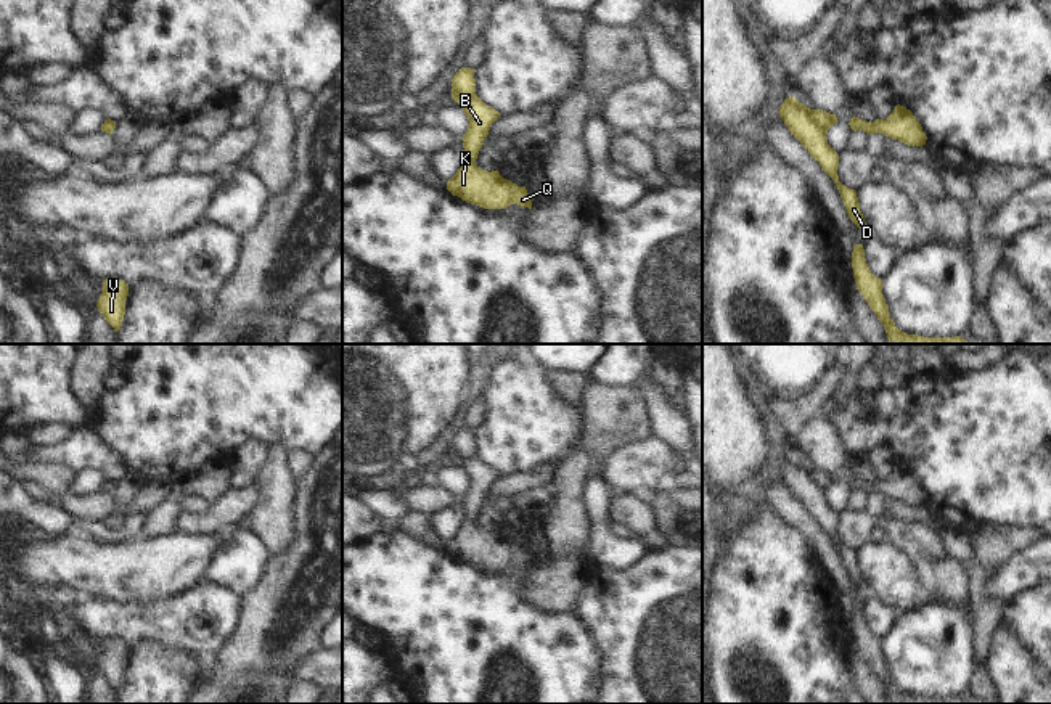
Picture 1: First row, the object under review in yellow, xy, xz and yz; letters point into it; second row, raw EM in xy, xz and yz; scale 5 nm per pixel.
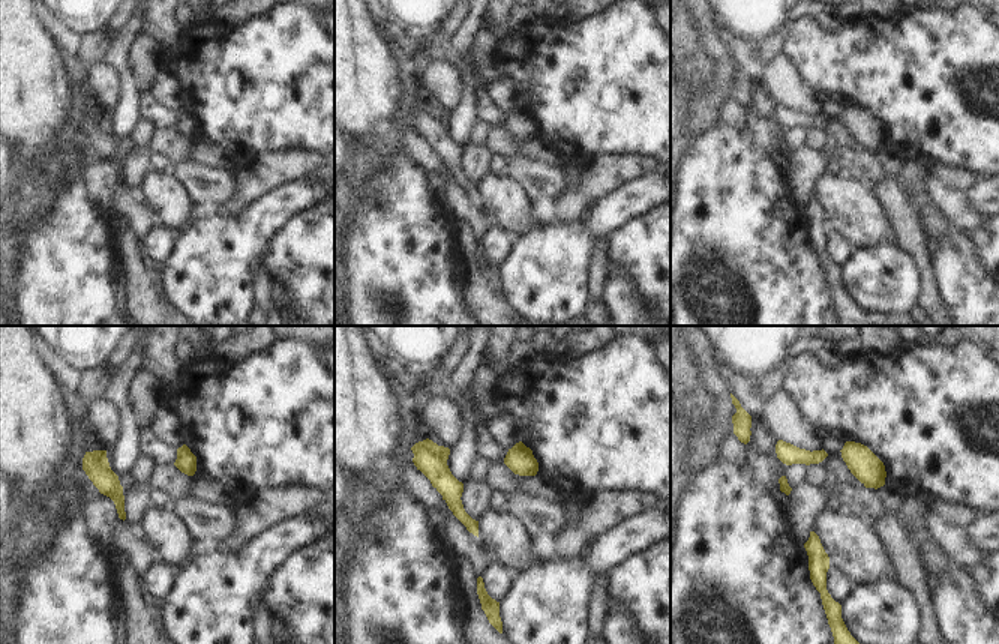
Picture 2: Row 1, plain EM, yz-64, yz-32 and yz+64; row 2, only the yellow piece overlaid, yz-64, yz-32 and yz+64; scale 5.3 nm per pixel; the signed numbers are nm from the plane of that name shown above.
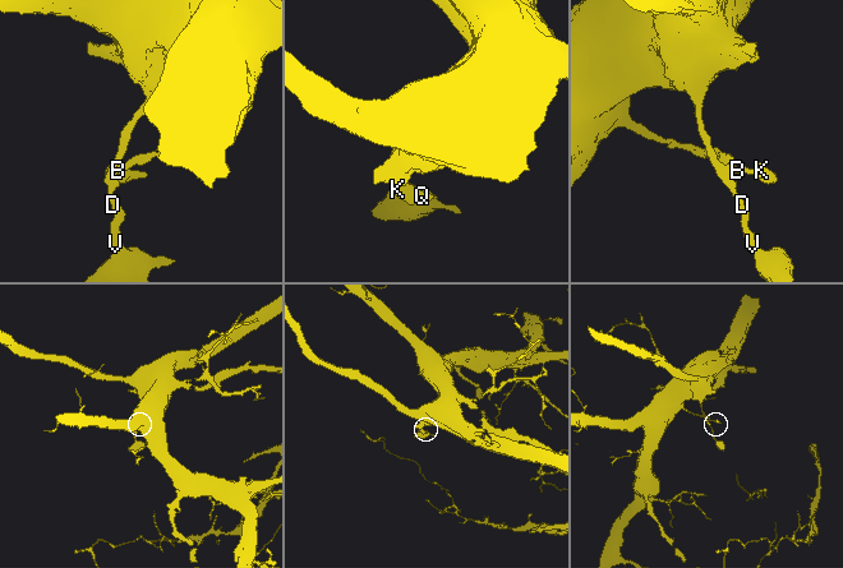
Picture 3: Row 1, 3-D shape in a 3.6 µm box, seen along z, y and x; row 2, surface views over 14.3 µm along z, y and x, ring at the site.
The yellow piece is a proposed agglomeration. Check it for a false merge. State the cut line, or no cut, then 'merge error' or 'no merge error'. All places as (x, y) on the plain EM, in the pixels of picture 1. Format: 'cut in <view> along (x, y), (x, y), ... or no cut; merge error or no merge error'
no cut; no merge error

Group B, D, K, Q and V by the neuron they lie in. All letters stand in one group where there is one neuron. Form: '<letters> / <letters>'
B D K Q V

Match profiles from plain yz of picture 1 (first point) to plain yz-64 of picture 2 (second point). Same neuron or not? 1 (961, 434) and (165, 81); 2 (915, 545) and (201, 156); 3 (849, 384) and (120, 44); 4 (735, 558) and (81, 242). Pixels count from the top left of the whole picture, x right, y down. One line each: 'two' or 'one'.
1: two
2: two
3: one
4: one

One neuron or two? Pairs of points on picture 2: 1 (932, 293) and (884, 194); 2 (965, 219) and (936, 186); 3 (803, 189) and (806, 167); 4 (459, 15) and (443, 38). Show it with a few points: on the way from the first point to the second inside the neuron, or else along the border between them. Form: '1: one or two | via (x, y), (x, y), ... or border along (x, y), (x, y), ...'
1: one | via (924, 269), (921, 255), (903, 218)
2: one | via (960, 212), (944, 194)
3: one | via (803, 183), (804, 173)
4: one | via (453, 21), (447, 32)

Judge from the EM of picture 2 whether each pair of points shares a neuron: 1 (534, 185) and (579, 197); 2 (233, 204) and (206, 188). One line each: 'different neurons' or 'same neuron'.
1: different neurons
2: different neurons

